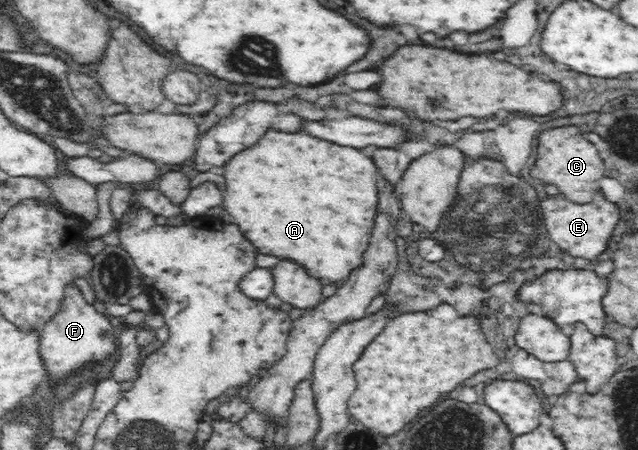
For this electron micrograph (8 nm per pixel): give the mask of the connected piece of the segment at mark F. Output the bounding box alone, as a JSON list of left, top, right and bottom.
[39,285,119,386]

